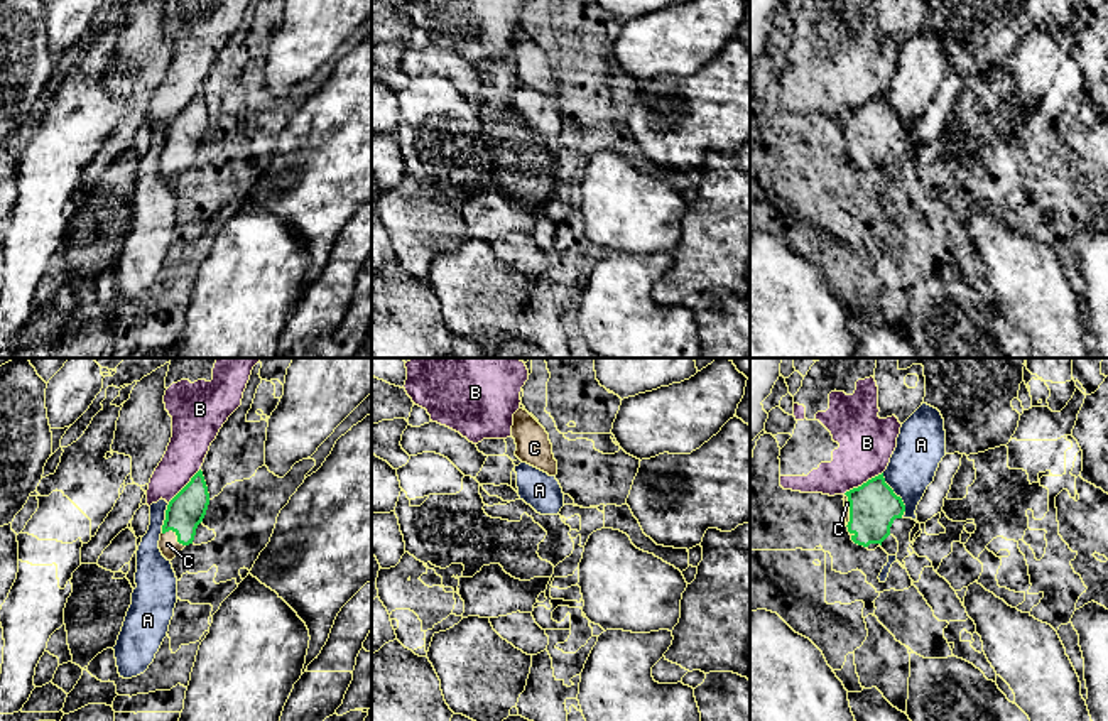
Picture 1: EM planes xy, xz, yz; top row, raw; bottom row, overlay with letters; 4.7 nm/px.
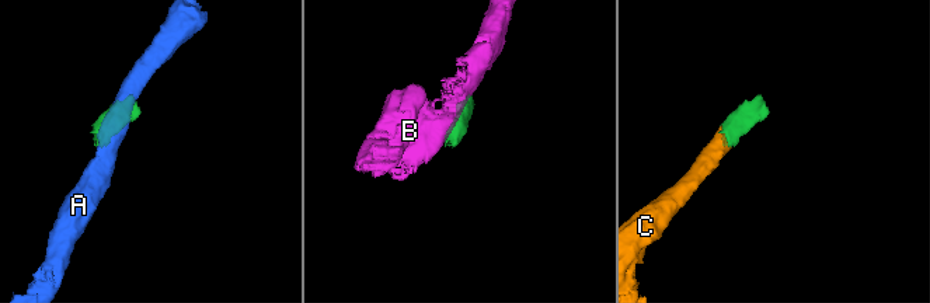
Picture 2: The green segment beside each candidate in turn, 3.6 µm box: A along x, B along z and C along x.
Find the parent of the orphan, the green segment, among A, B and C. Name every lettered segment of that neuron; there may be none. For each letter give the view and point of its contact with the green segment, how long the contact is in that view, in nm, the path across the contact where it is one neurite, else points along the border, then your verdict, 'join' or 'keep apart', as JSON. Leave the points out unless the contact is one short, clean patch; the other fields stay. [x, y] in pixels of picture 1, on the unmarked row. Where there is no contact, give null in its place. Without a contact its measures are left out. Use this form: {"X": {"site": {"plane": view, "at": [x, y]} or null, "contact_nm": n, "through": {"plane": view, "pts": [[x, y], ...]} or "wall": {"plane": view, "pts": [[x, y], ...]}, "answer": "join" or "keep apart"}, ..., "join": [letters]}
{"A": {"site": {"plane": "yz", "at": [892, 113]}, "contact_nm": 220, "answer": "keep apart"}, "B": {"site": {"plane": "yz", "at": [863, 105]}, "contact_nm": 220, "wall": {"plane": "yz", "pts": [[882, 93], [843, 115]]}, "answer": "keep apart"}, "C": {"site": {"plane": "xy", "at": [176, 156]}, "contact_nm": 130, "through": {"plane": "xy", "pts": [[186, 132], [176, 156], [168, 166]]}, "answer": "join"}, "join": ["C"]}

